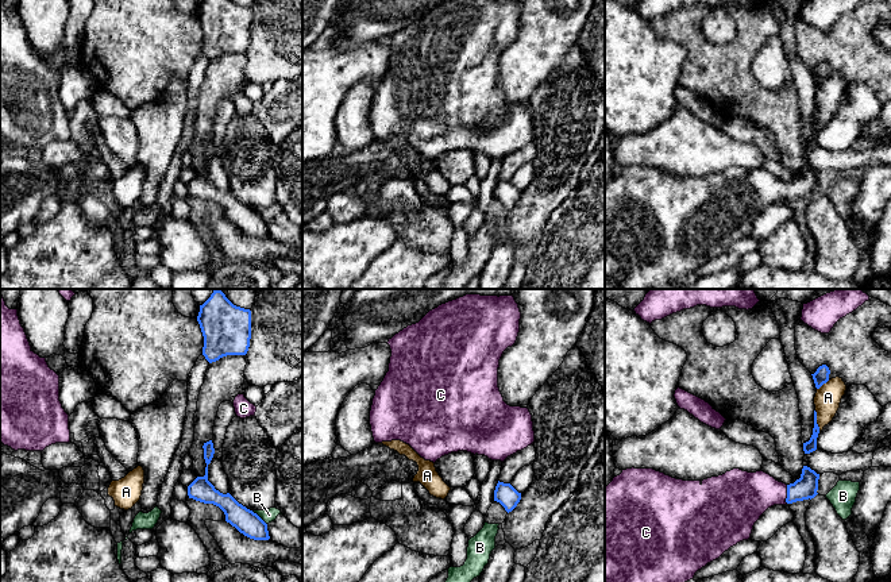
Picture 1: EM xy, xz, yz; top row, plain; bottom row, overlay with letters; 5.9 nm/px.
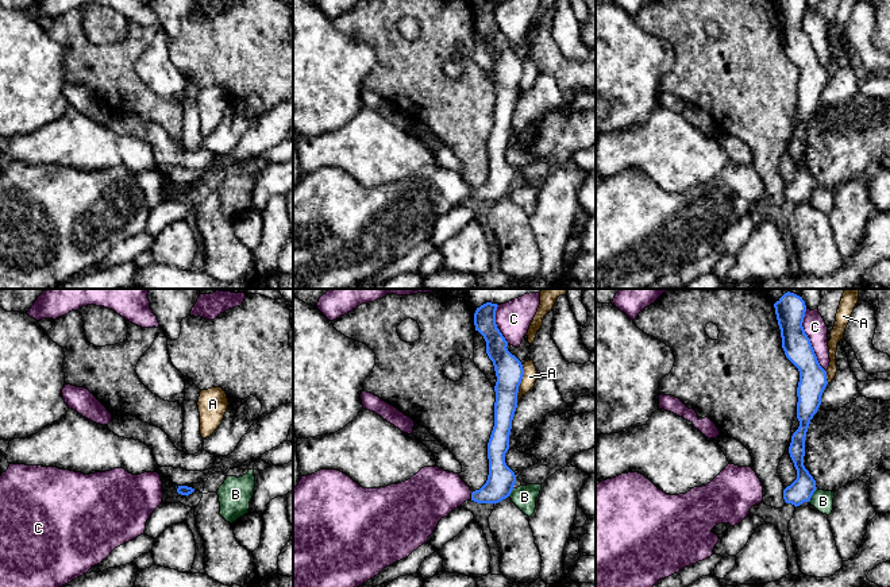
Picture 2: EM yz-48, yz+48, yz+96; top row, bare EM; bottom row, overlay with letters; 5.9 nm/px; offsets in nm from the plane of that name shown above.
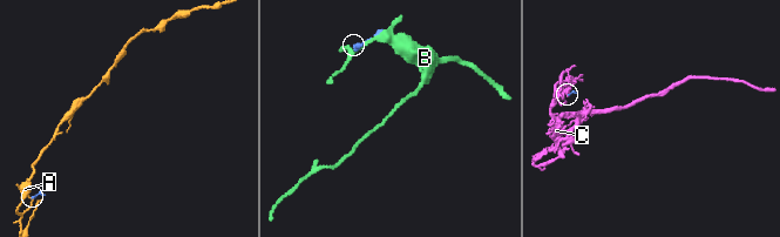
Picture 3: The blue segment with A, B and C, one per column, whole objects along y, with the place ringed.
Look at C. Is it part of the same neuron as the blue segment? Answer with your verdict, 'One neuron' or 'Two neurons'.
One neuron

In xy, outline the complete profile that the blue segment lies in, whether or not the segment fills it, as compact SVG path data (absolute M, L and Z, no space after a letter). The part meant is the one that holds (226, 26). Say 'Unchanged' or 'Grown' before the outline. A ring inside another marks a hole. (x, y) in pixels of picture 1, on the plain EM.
Unchanged. M204 0L197 14L202 34L202 53L212 61L227 53L246 53L251 36L251 8L232 0Z

